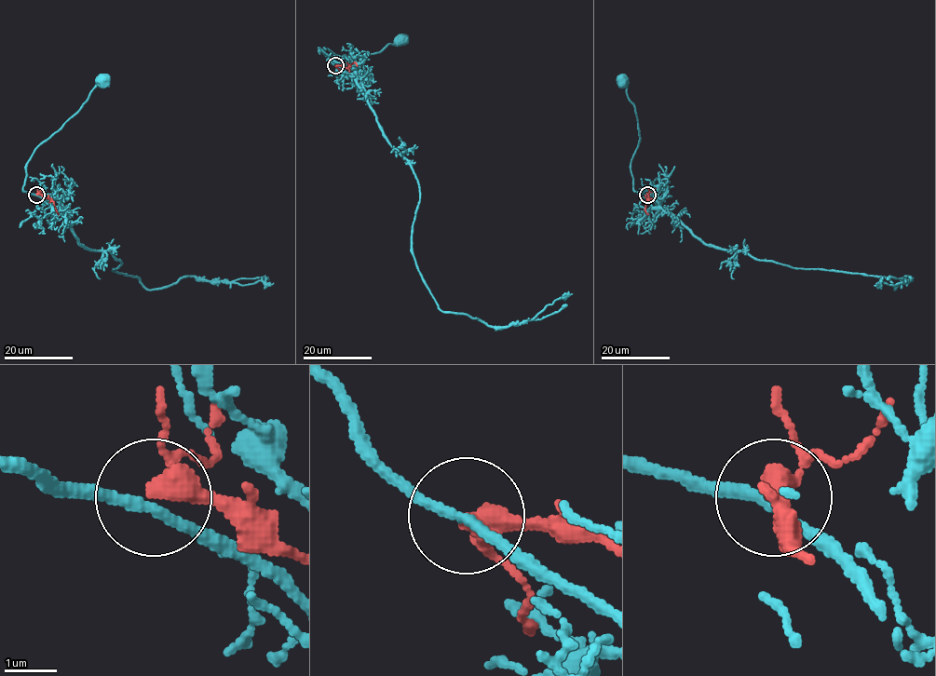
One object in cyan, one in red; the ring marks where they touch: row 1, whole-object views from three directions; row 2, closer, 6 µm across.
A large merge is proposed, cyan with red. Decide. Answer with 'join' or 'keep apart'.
keep apart

